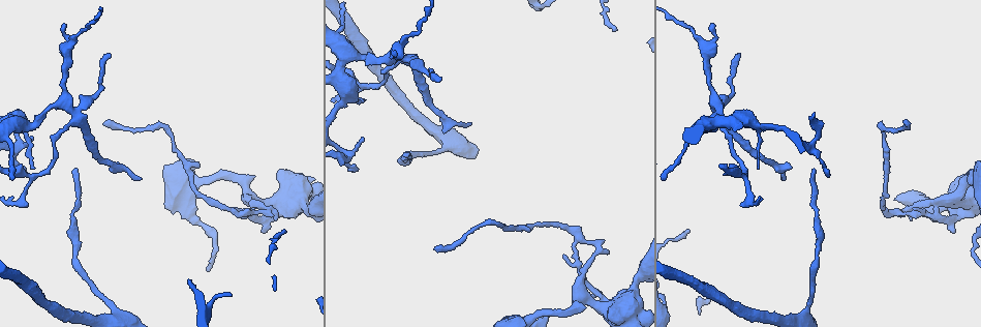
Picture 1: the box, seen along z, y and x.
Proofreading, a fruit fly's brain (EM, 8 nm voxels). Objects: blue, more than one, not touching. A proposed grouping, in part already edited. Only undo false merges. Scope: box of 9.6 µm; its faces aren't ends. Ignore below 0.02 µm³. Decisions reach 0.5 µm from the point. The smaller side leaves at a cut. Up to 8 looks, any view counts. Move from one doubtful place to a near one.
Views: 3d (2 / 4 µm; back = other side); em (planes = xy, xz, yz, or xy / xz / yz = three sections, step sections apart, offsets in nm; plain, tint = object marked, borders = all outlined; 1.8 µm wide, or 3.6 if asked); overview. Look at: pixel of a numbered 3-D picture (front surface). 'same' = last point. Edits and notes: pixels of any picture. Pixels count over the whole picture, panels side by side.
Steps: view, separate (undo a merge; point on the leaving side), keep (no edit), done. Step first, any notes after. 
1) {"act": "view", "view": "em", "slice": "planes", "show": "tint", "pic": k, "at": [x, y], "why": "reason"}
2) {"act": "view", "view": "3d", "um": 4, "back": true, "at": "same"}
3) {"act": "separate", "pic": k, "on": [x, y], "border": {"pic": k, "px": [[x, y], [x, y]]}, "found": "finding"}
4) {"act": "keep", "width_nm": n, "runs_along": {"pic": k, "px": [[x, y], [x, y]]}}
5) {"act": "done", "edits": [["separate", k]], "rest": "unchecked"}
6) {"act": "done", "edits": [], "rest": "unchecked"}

{"act": "view", "view": "3d", "um": 2, "pic": 1, "at": [34, 175], "why": "three arms meet"}

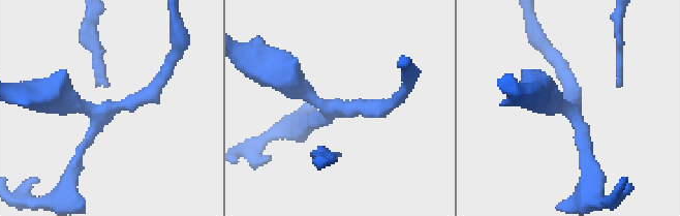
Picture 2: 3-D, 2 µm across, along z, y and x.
{"act": "view", "view": "em", "slice": "planes", "show": "tint", "pic": 2, "at": [338, 104], "arms": 3, "why": "need the tissue"}

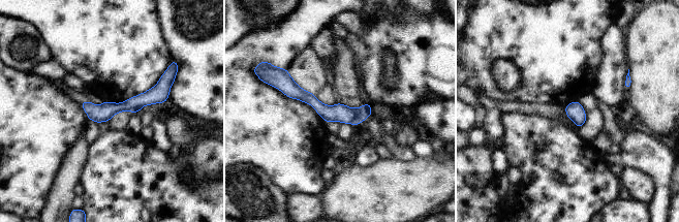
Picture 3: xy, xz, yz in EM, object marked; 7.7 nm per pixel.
{"act": "keep", "width_nm": 140, "found": "all the same cell"}

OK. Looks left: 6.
{"act": "view", "view": "3d", "um": 4, "pic": 1, "at": [344, 56], "why": "a fork"}

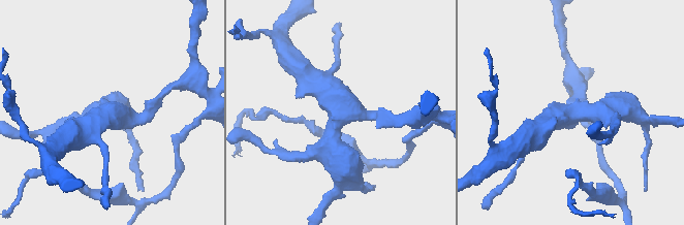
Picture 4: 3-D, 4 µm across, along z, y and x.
{"act": "view", "view": "em", "slice": "xy", "step": 4, "show": "tint", "pic": 4, "at": [345, 112], "arms": 3, "arm_widths_nm": [200, 360, 440]}

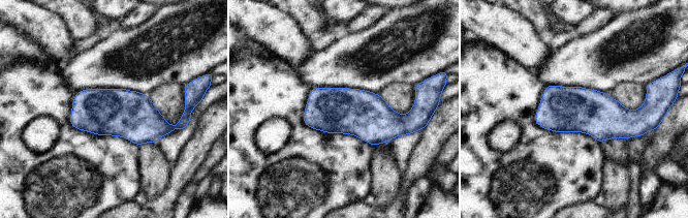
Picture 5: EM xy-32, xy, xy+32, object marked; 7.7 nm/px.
{"act": "keep", "found": "one cell here"}

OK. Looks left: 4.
{"act": "view", "view": "em", "slice": "xy", "step": 16, "show": "tint", "pic": 1, "at": [17, 142], "why": "abrupt turn"}

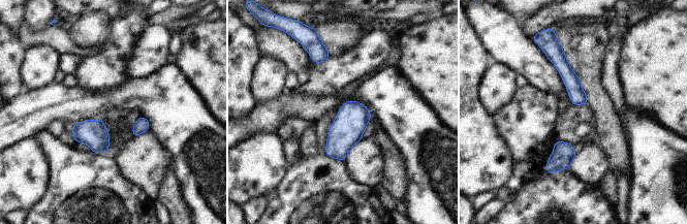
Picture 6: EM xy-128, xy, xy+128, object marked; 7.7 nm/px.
{"act": "view", "view": "em", "slice": "yz", "step": 4, "show": "borders", "at": "same"}

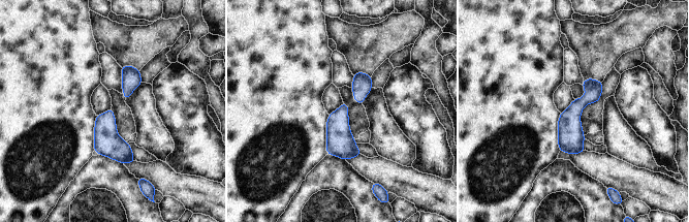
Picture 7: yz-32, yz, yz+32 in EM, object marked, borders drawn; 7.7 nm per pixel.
{"act": "keep", "runs_along": {"pic": 7, "px": [[599, 84], [571, 116], [570, 151]]}, "found": "one cell here"}

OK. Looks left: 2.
{"act": "done", "edits": [], "rest": "unchecked"}

